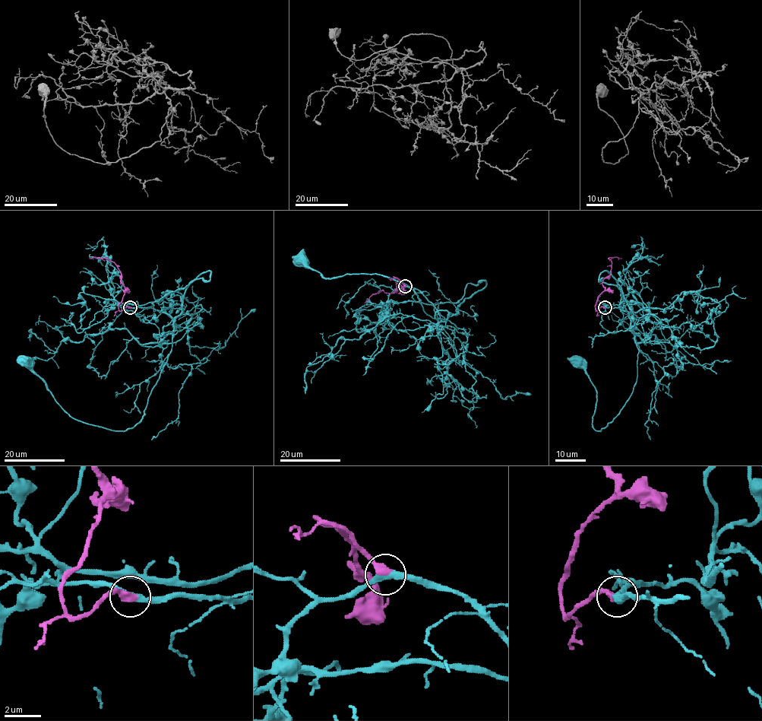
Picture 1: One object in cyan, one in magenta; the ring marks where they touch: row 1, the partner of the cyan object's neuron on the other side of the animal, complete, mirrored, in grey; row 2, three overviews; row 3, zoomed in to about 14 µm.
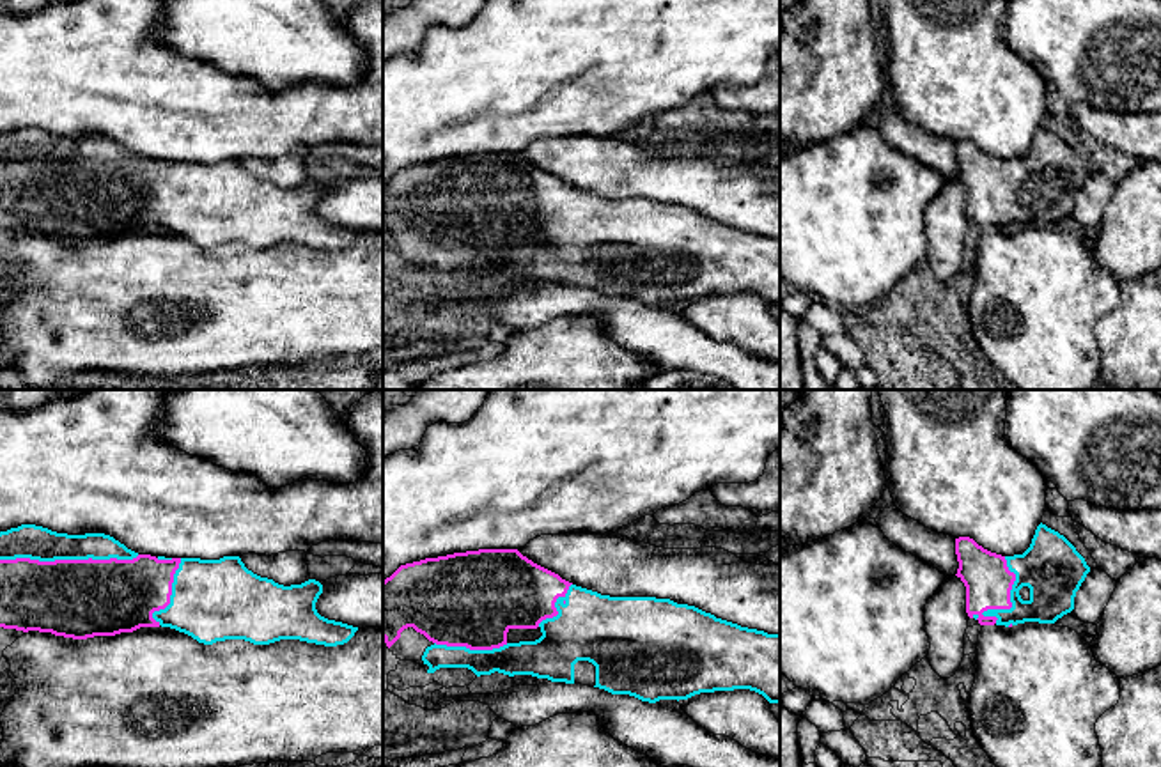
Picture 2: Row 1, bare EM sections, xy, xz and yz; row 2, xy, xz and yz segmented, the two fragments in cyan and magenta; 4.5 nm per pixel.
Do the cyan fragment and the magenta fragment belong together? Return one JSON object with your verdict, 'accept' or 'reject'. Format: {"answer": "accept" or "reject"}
{"answer": "accept"}

